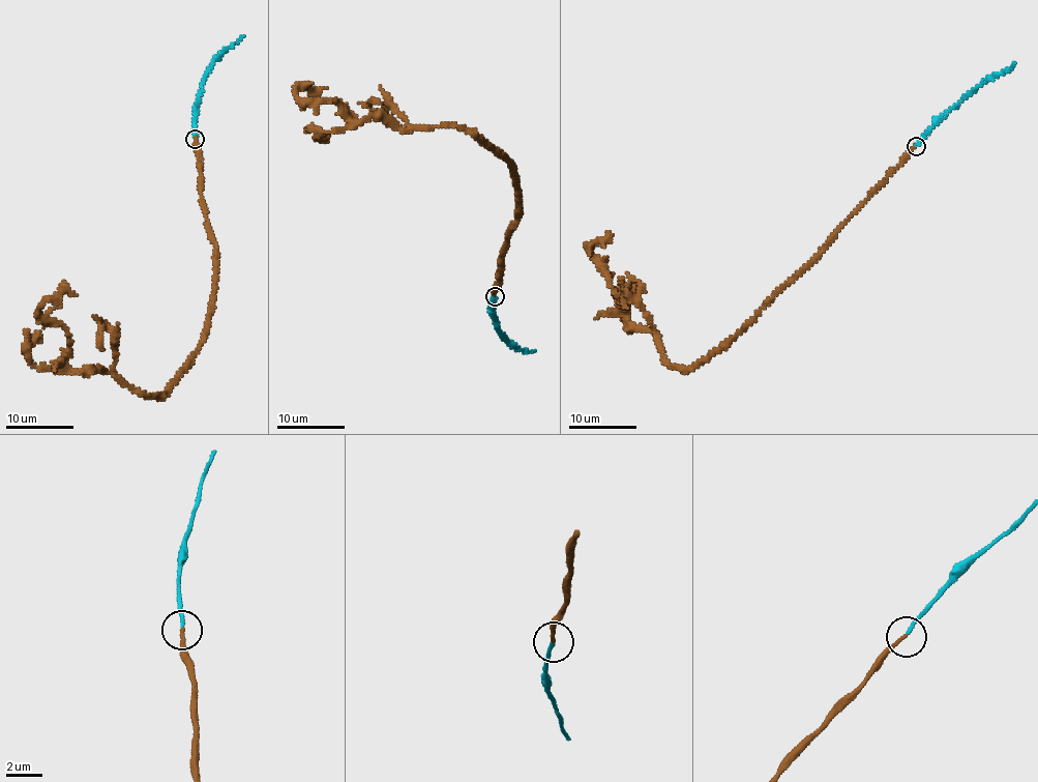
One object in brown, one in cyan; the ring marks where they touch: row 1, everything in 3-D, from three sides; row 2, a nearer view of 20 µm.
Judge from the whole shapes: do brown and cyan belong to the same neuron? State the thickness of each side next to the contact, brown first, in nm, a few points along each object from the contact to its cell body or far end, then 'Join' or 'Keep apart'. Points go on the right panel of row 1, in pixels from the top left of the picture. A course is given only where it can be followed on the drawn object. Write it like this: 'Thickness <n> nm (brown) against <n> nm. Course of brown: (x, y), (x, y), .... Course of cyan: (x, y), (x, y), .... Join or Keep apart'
Thickness 200 nm (brown) against 190 nm. Course of brown: (916, 147), (821, 255), (687, 369), (666, 363), (649, 330), (627, 327), (627, 303), (590, 248), (604, 248). Course of cyan: (916, 145), (933, 121), (1015, 62). Join

